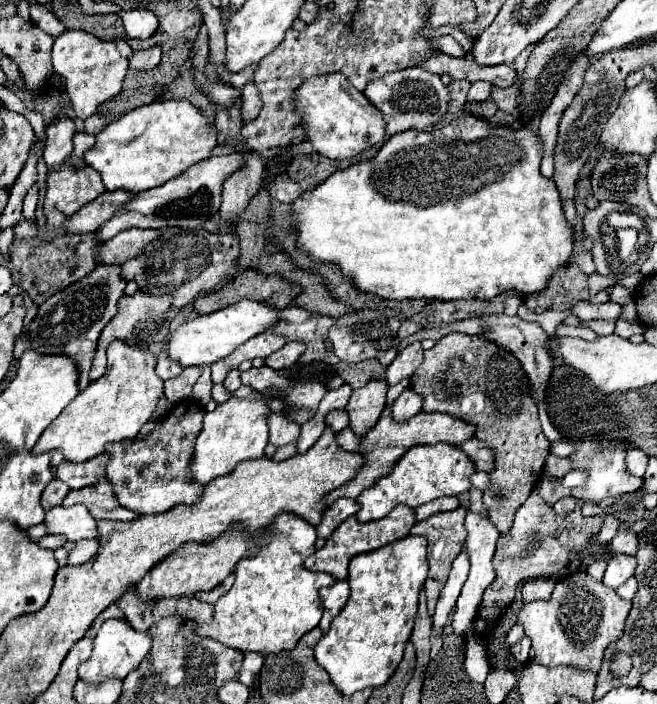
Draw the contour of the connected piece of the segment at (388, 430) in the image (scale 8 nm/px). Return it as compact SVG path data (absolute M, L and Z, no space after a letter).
M385 409L385 411L381 413L377 425L375 425L371 431L367 431L367 433L361 437L361 441L359 441L359 453L365 457L365 463L363 463L363 467L359 469L357 477L353 477L353 479L347 481L345 485L341 485L341 487L333 489L331 493L327 493L327 495L323 497L323 503L325 503L325 505L331 505L331 503L333 503L335 499L339 499L339 497L351 497L351 499L355 499L365 487L373 485L379 477L387 475L389 469L395 465L395 461L397 461L409 447L413 447L413 445L423 445L423 443L429 443L429 445L437 445L437 443L459 445L459 443L467 441L469 437L473 437L473 433L475 433L475 427L473 427L473 425L469 425L469 423L465 423L465 421L459 421L459 419L455 419L455 417L447 415L447 413L425 413L425 411L421 411L421 413L417 413L415 417L403 421L403 423L395 423L395 421L391 419L391 411Z

